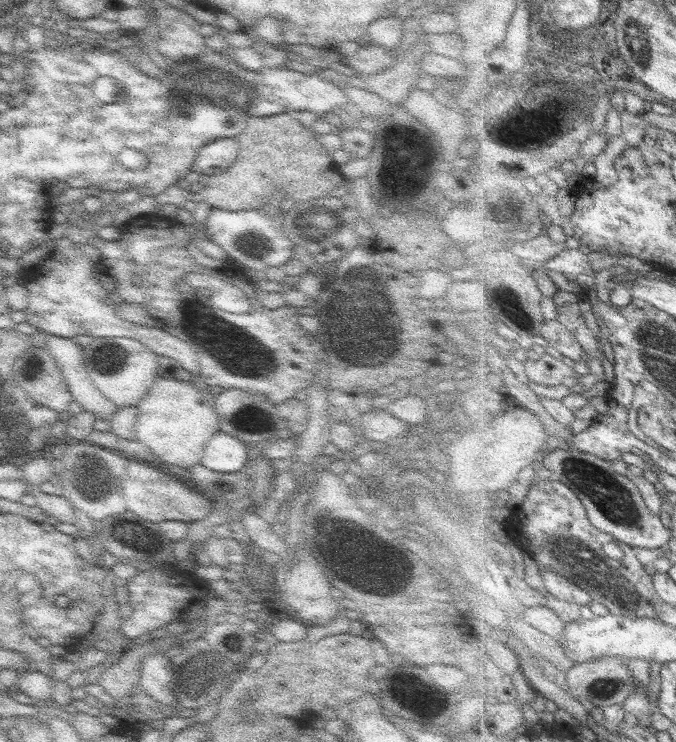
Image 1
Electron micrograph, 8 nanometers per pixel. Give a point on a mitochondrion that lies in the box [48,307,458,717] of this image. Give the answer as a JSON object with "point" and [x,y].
{"point":[379,574]}

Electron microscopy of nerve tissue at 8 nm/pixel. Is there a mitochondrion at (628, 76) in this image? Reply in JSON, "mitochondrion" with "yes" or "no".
{"mitochondrion":"no"}

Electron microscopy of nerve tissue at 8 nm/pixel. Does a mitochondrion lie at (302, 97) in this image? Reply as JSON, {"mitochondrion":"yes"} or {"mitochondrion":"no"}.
{"mitochondrion":"no"}

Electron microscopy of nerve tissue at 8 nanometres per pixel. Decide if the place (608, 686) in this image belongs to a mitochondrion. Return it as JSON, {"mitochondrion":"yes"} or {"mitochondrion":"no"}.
{"mitochondrion":"yes"}

